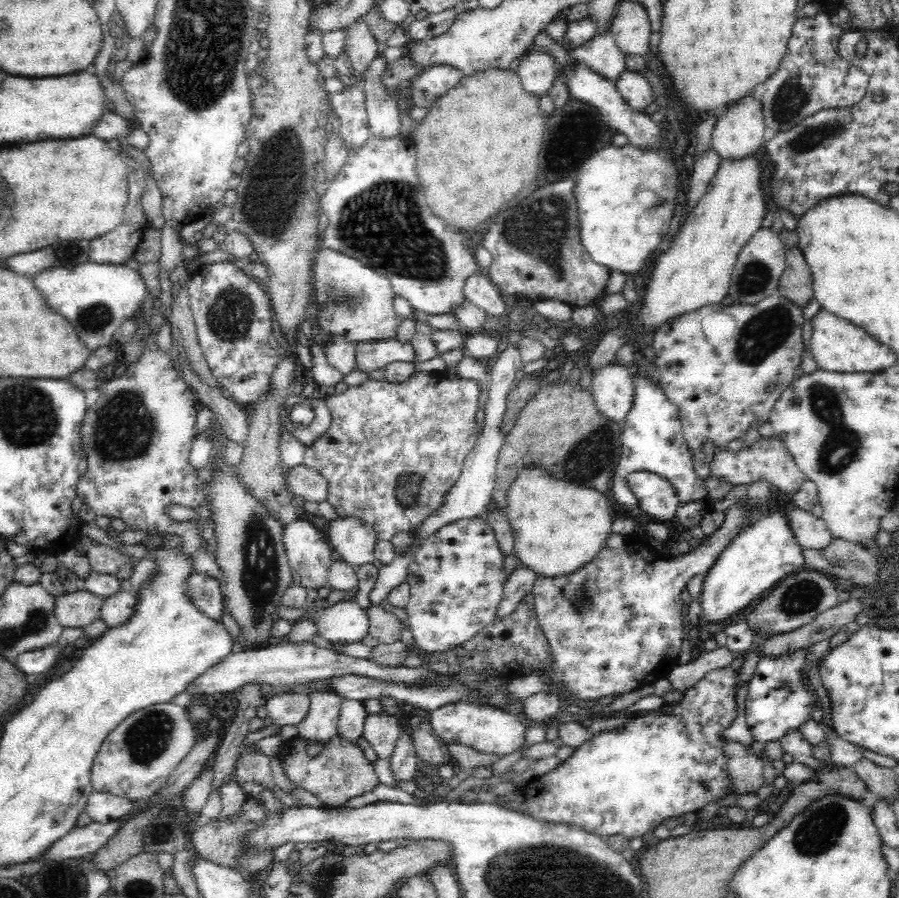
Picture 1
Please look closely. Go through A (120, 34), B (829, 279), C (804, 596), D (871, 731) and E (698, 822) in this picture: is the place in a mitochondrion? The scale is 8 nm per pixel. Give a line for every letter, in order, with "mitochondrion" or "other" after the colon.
A: other
B: other
C: mitochondrion
D: other
E: other

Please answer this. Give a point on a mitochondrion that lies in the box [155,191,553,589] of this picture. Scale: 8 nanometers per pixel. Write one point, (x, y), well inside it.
(229, 317)

